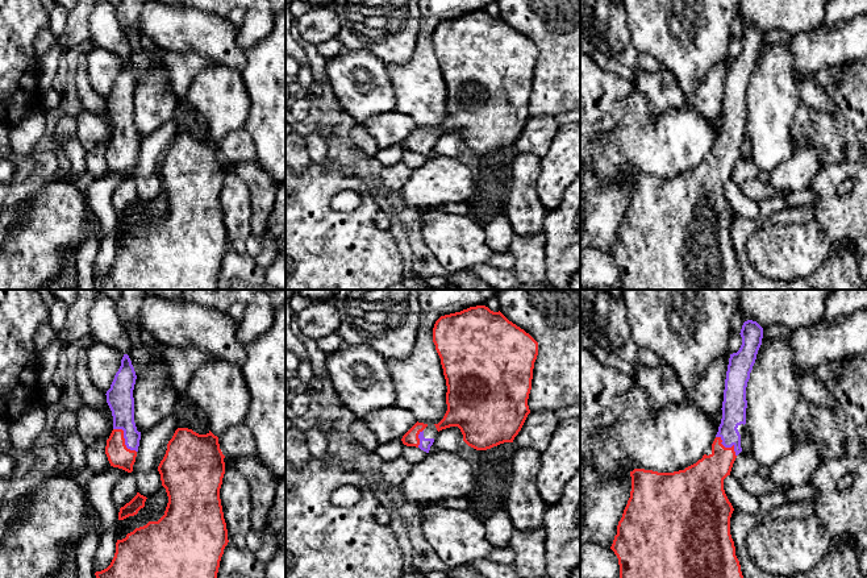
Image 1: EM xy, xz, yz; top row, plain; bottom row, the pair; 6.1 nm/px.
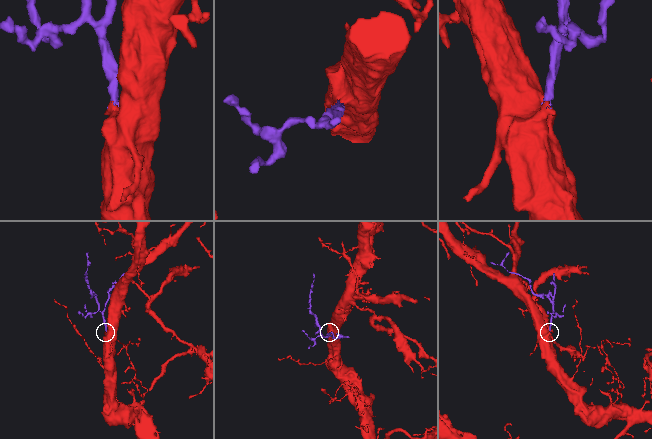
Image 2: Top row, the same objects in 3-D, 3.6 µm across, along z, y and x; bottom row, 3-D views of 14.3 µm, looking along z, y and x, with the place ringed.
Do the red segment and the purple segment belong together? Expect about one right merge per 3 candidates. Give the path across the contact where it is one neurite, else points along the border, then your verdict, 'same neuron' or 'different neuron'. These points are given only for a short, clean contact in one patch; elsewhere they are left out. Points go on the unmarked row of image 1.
way xy (119, 161), (124, 144), (124, 120), (120, 104); same neuron

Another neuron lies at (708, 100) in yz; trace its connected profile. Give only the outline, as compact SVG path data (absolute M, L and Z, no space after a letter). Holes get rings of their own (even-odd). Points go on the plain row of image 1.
M728 57L716 65L692 95L692 107L710 124L716 124L722 113L729 63Z

